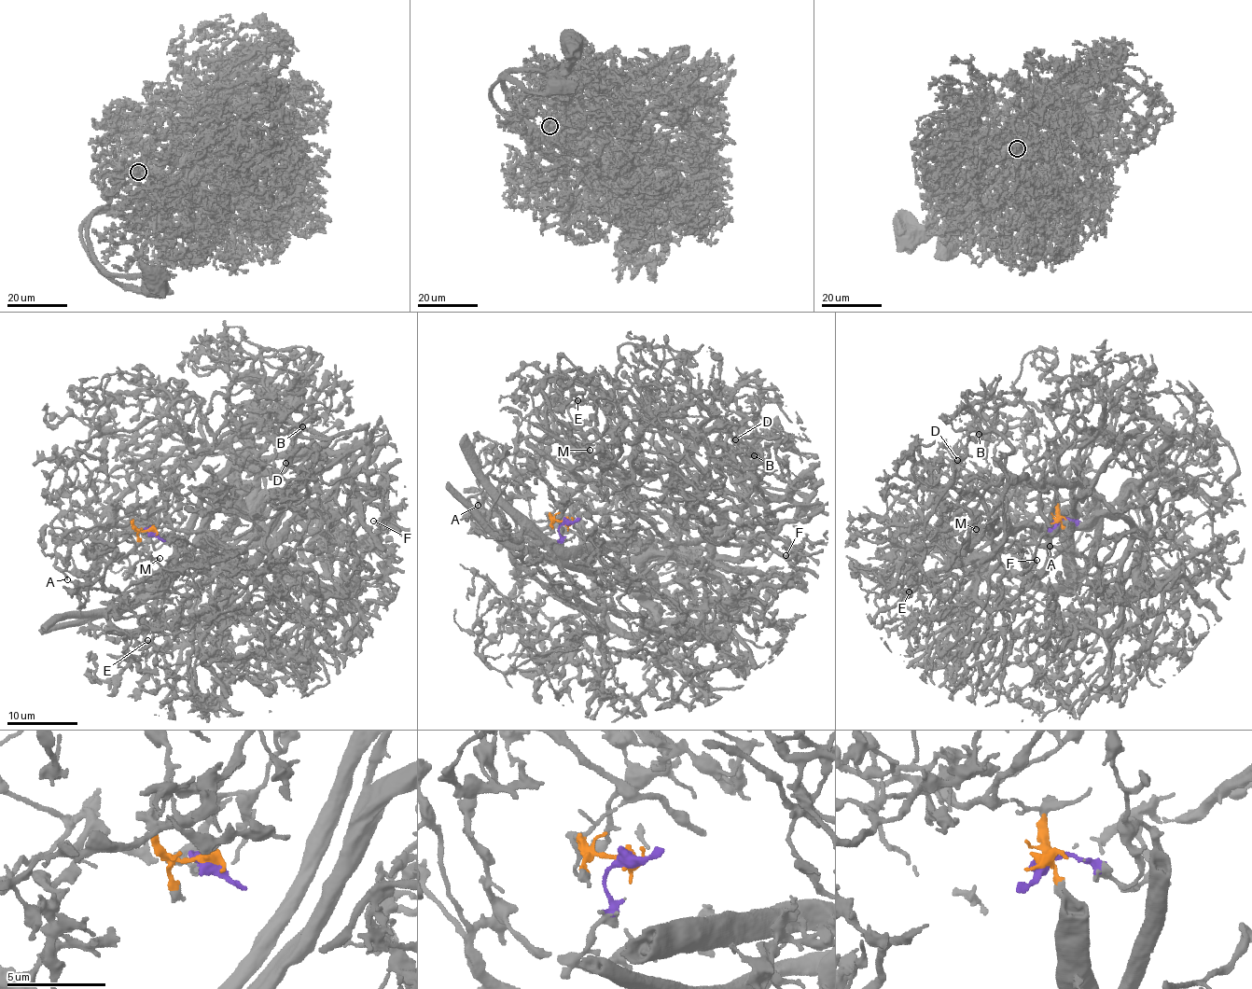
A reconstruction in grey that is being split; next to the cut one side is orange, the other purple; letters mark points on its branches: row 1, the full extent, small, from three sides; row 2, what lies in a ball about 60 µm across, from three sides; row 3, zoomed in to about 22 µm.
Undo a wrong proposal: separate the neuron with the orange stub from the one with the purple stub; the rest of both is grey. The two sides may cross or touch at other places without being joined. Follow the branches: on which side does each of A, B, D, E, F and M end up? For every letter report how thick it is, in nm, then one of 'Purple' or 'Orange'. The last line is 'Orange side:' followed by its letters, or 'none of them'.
A: Thickness 200 nm. Orange
B: Thickness 160 nm. Orange
D: Thickness 300 nm. Orange
E: Thickness 160 nm. Purple
F: Thickness 200 nm. Orange
M: Thickness 150 nm. Orange
Orange side: A, B, D, F, M

